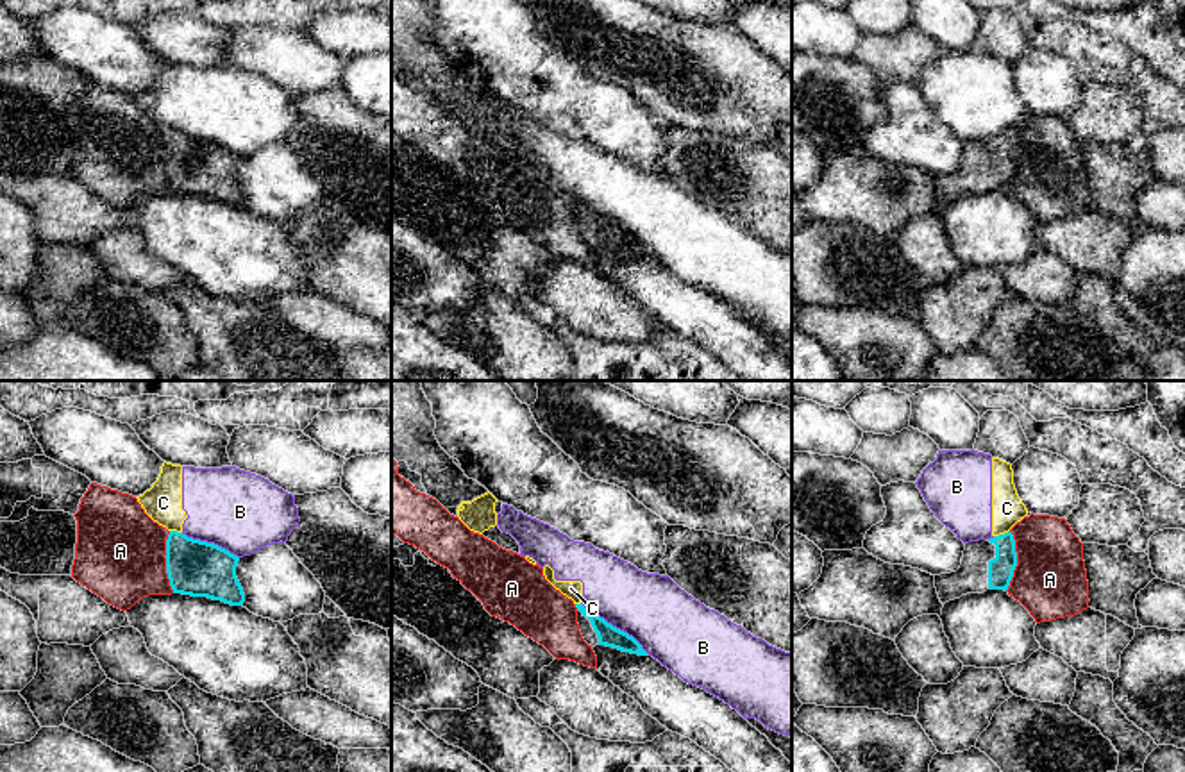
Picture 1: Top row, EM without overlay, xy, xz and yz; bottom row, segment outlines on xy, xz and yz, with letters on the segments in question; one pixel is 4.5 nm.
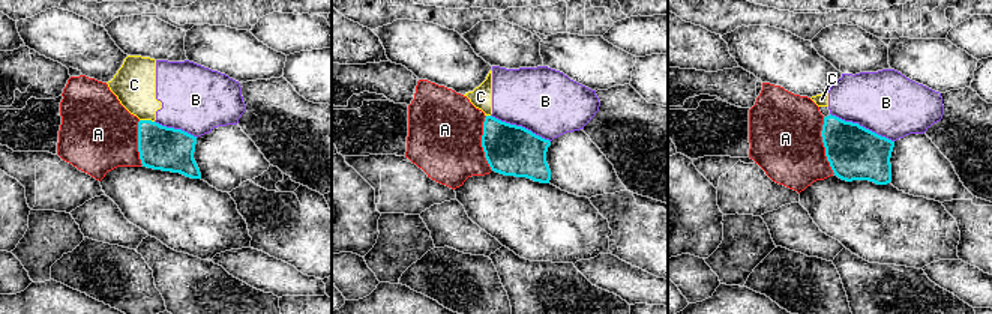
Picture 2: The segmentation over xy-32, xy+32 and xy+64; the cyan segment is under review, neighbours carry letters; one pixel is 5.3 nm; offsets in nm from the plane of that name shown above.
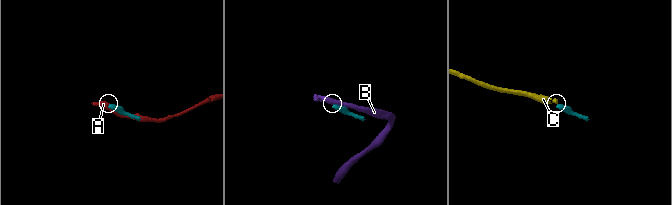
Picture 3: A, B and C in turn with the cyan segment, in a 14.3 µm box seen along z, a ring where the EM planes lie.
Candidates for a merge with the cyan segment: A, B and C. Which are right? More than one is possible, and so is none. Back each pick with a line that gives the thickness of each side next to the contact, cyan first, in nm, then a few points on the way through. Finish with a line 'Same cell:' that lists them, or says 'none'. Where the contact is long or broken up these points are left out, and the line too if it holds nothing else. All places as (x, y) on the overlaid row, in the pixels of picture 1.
Same cell: none

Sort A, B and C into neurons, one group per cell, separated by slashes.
A / B C

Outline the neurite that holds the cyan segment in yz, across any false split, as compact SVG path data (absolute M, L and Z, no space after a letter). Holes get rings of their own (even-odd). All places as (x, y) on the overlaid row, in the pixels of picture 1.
M1013 534L965 543L962 565L956 572L935 575L935 588L942 604L967 593L1008 590L1017 566Z

